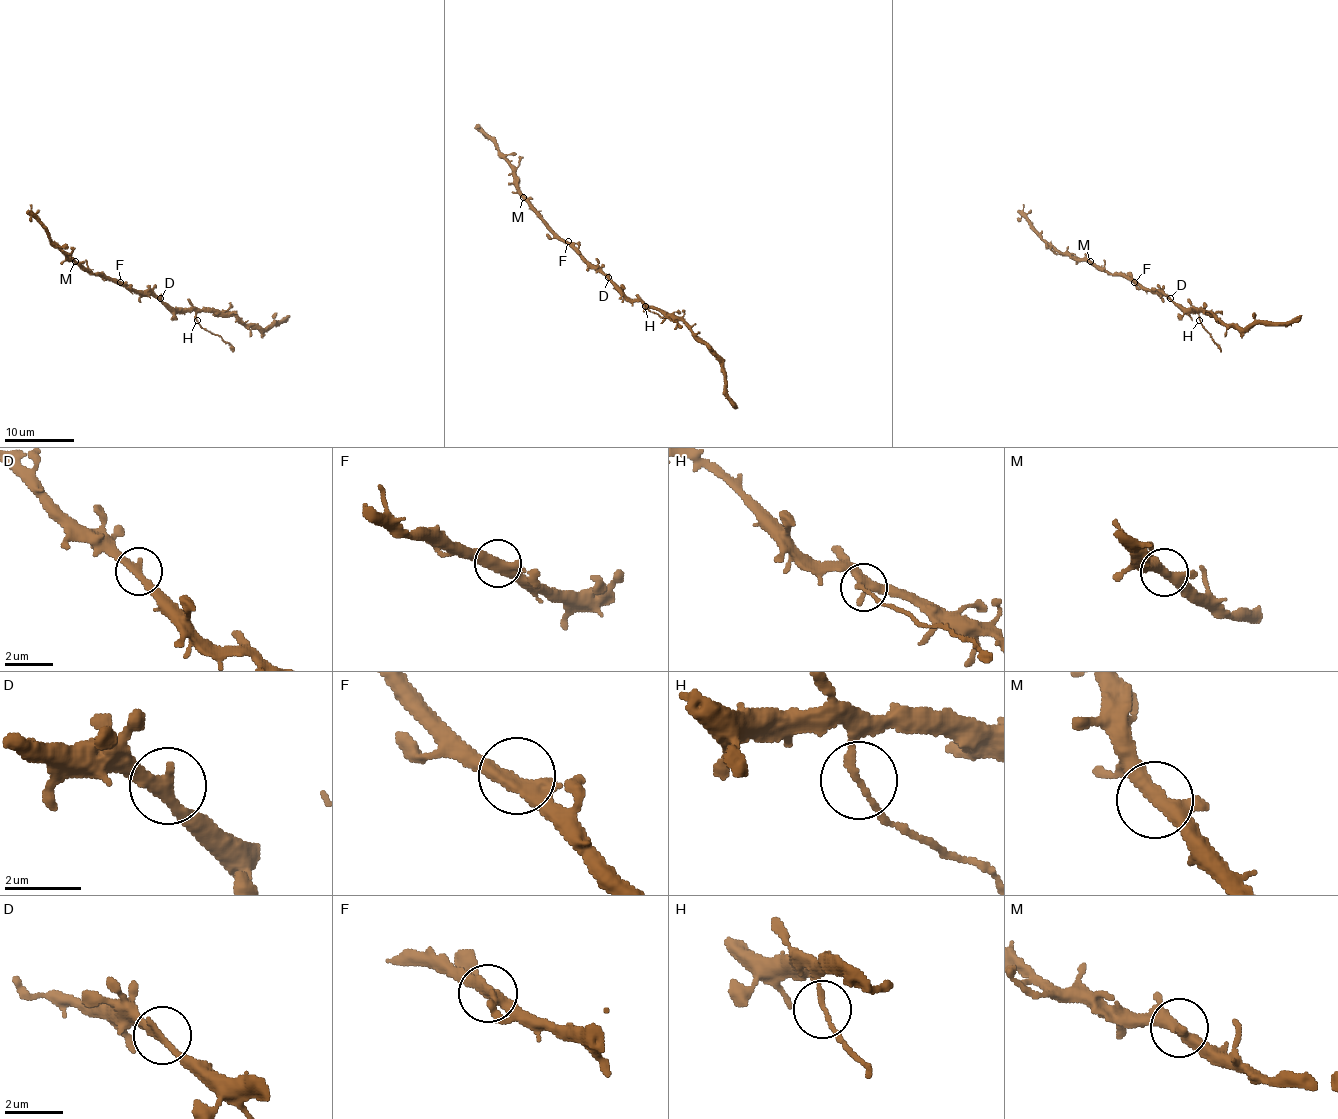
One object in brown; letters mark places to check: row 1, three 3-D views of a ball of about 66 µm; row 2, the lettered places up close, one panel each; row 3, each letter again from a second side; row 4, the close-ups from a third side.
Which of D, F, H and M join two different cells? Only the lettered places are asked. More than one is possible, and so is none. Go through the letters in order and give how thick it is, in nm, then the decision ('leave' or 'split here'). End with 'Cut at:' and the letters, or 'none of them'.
D: 280 nm thick; leave
F: 340 nm thick; leave
H: 170 nm thick; split here
M: 340 nm thick; leave
Cut at: H

